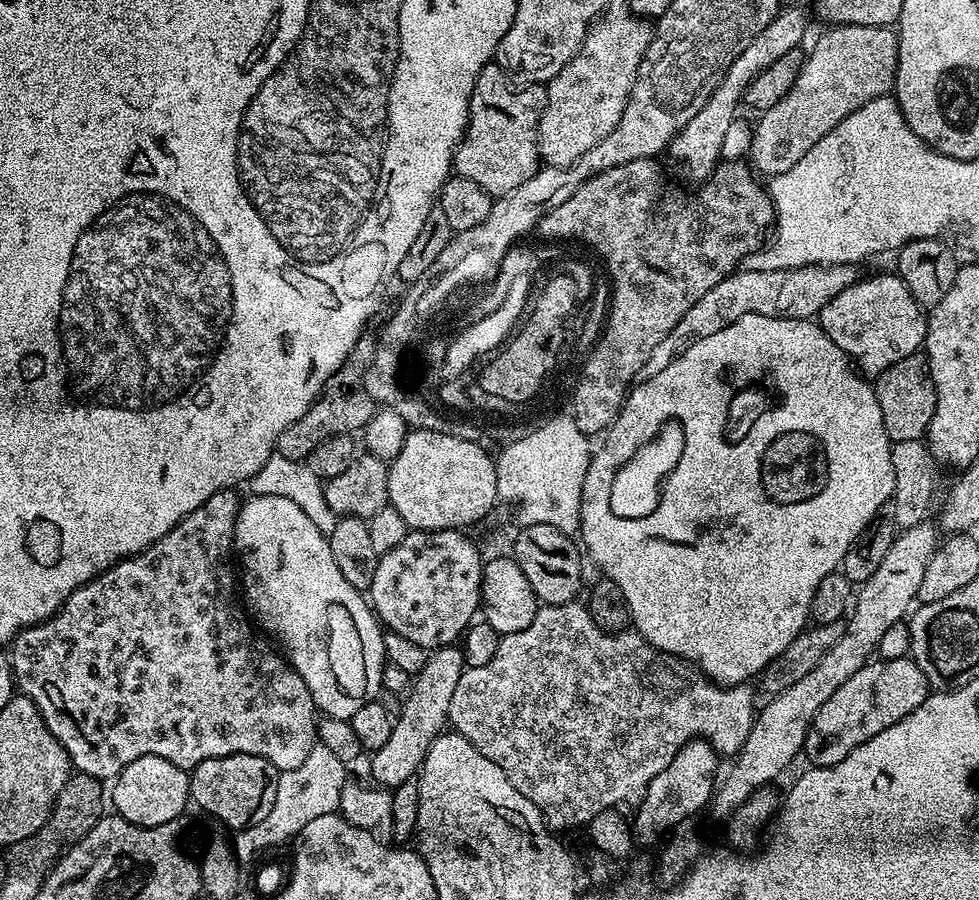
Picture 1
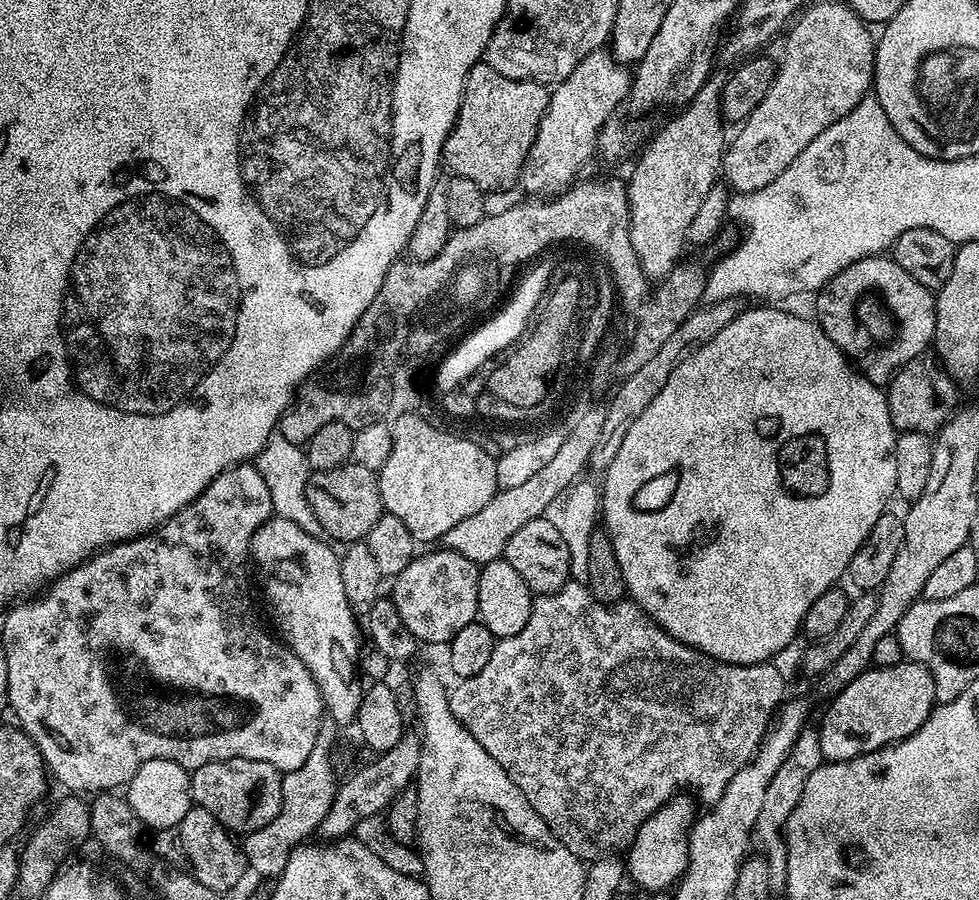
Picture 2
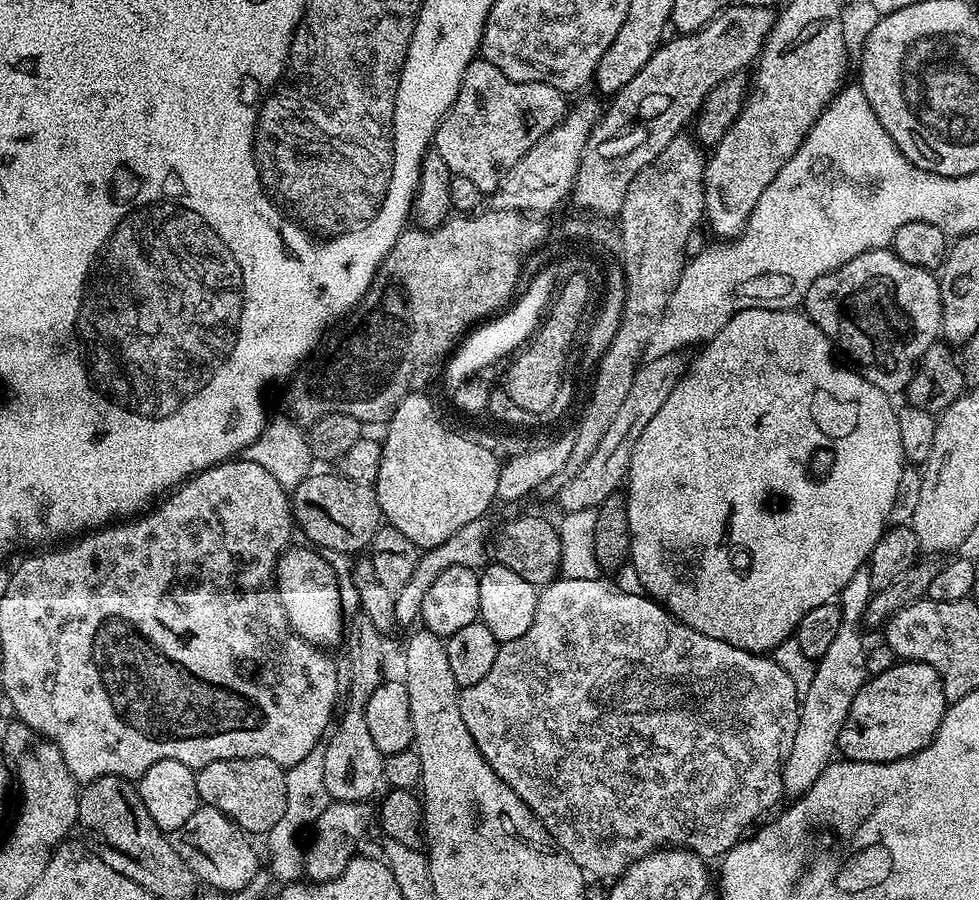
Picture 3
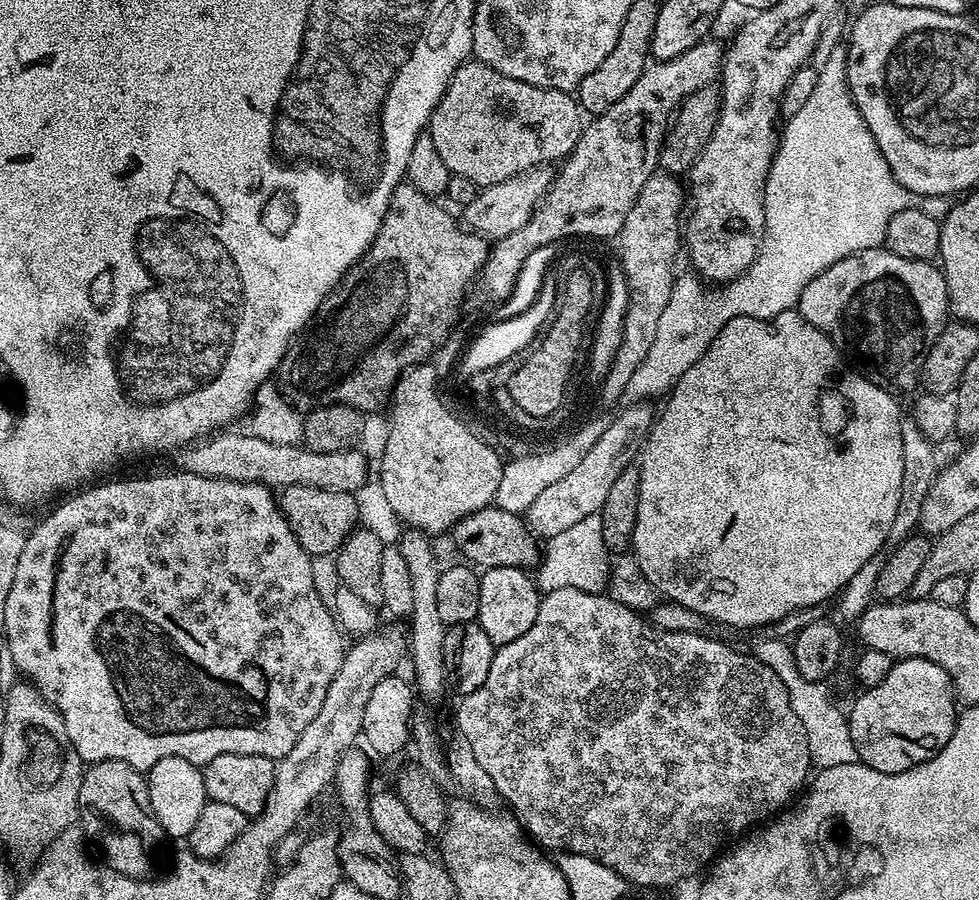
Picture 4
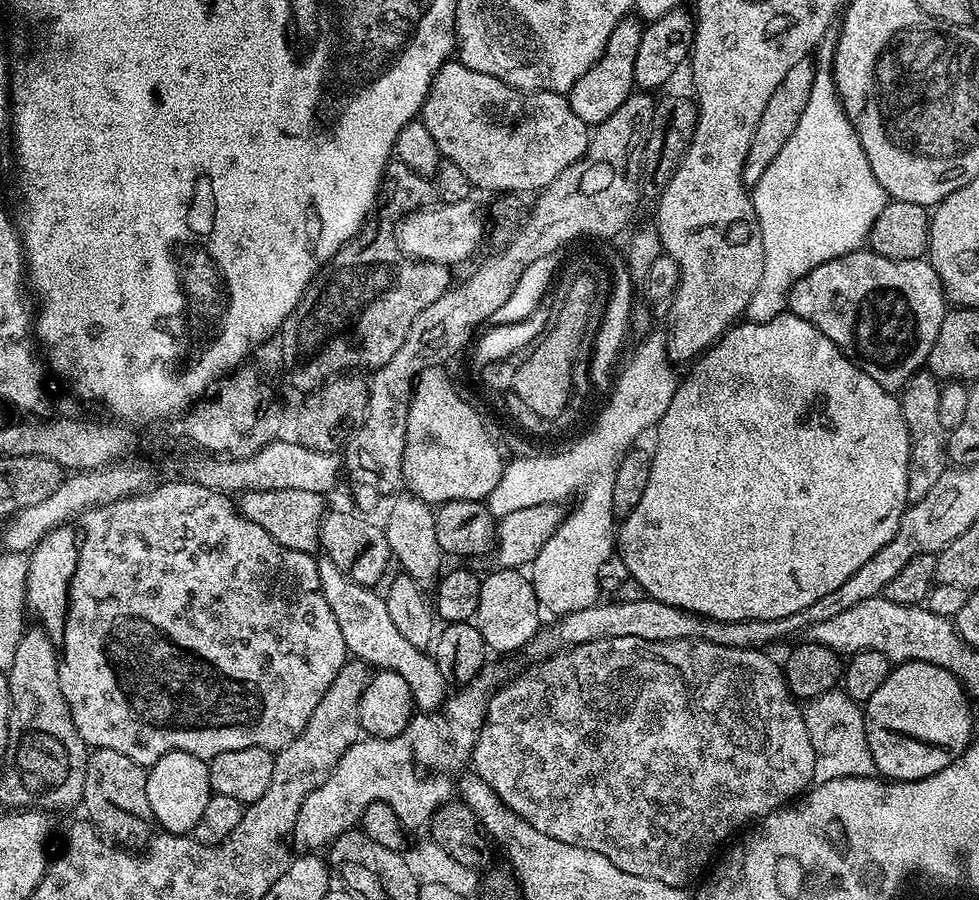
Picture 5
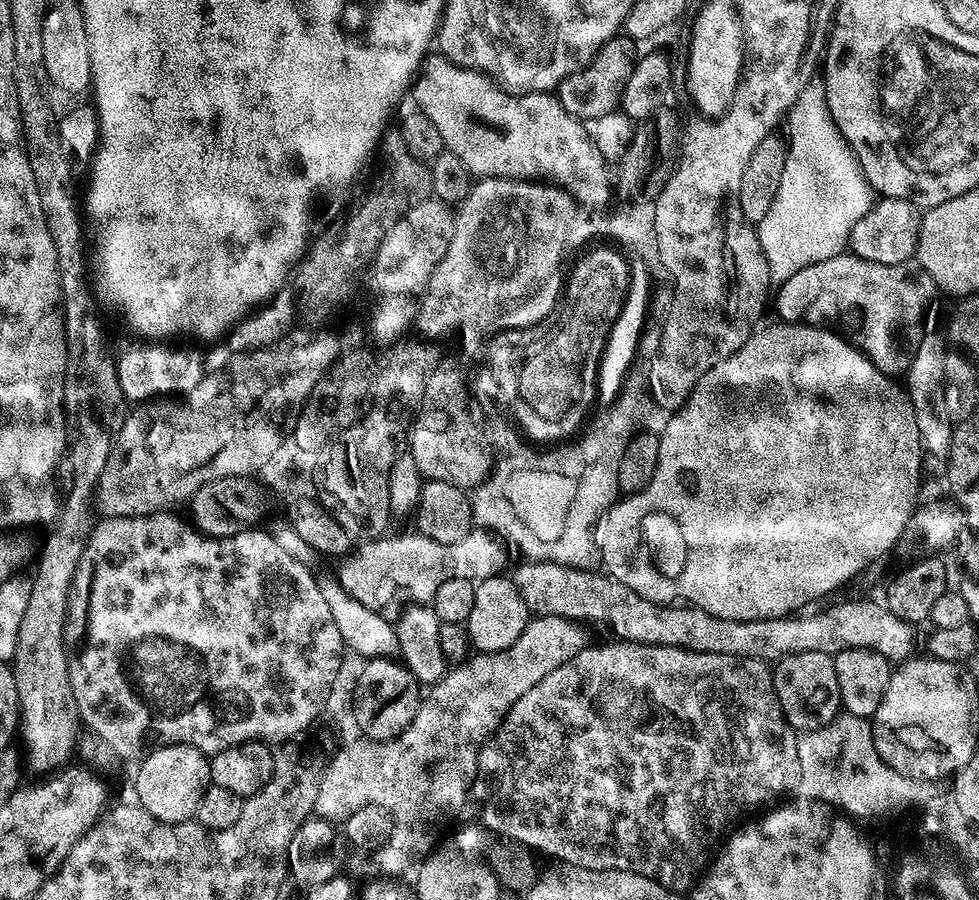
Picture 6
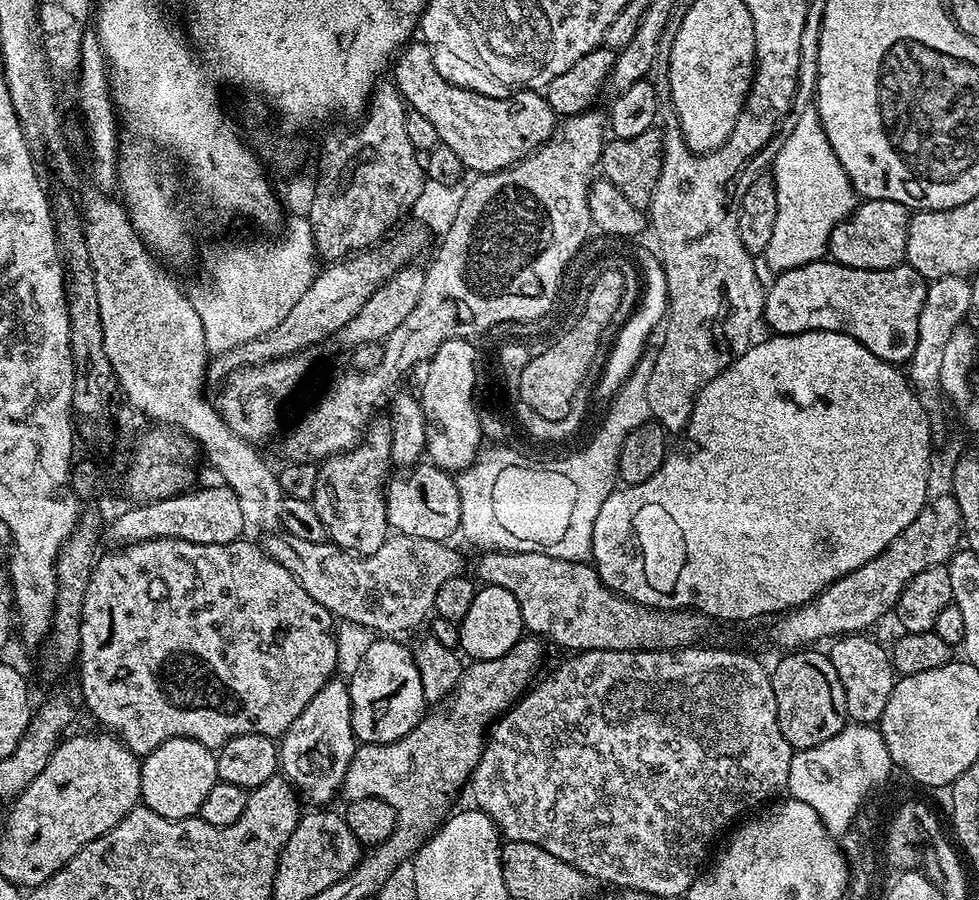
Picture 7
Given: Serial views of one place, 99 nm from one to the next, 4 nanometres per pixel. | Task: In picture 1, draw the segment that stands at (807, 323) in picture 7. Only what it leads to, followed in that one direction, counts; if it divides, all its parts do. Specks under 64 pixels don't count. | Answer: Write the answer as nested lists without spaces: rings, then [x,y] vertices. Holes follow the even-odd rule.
[[[898,274],[857,279],[842,294],[830,298],[820,312],[820,329],[843,350],[865,377],[881,376],[894,362],[917,355],[924,347],[928,333],[925,309],[910,294],[906,282]]]

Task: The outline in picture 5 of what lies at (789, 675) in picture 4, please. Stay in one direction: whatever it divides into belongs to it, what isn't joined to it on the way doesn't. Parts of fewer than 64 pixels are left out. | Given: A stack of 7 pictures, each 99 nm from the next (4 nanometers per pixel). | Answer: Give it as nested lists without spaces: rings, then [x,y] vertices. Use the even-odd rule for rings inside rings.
[[[833,690],[807,701],[802,711],[810,734],[810,746],[814,746],[816,755],[814,777],[817,781],[870,776],[876,772],[874,758],[866,742],[864,710],[857,701],[850,699],[843,690]]]

